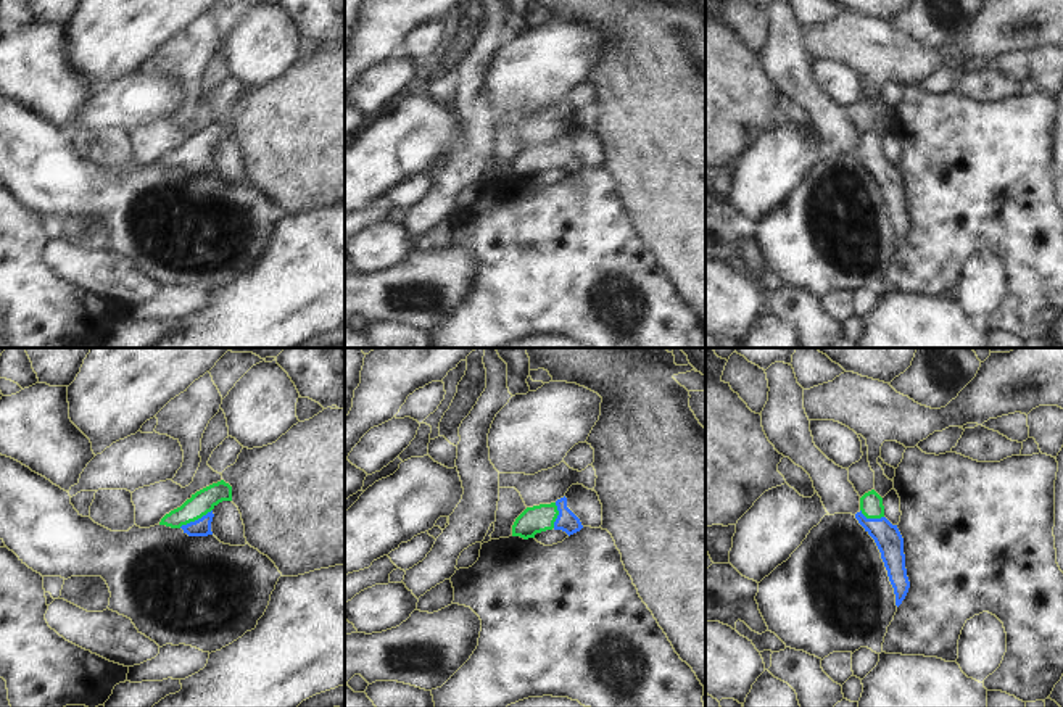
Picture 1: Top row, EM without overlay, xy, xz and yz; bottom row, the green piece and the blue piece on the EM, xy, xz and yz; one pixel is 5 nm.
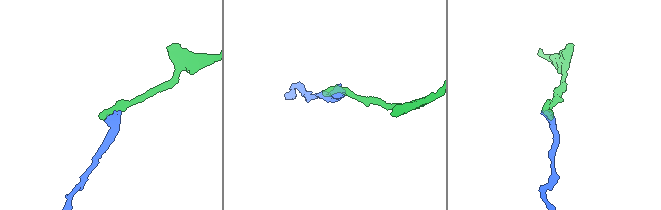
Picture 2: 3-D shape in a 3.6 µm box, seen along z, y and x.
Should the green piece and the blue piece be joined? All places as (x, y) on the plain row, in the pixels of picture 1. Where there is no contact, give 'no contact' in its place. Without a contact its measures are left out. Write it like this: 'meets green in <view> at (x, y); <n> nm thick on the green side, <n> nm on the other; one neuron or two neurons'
meets green in xy at (195, 158); 120 nm thick on the green side, 90 nm on the other; one neuron

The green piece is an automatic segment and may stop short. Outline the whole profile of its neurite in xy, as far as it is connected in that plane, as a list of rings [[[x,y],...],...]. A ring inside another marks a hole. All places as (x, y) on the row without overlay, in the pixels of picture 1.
[[[224,119],[192,134],[180,147],[166,153],[159,164],[182,167],[188,176],[213,174],[213,148],[222,140],[232,140],[232,126]]]

